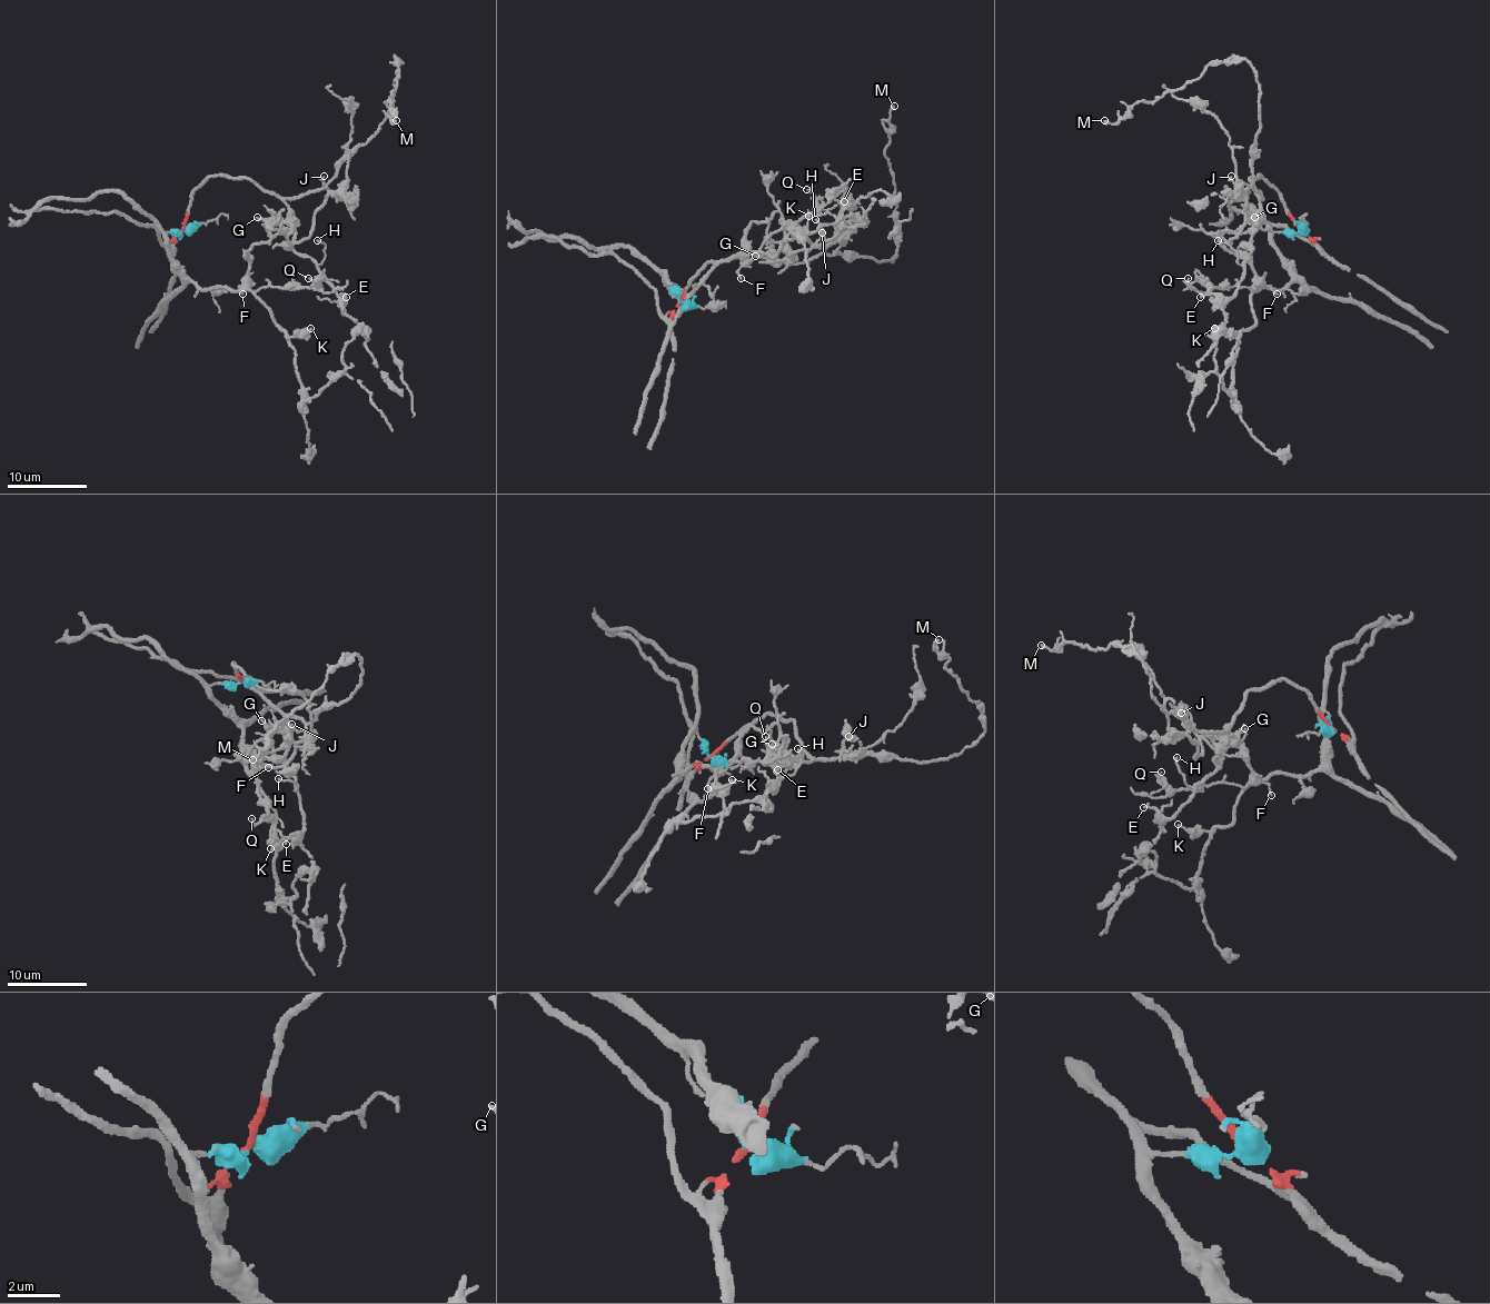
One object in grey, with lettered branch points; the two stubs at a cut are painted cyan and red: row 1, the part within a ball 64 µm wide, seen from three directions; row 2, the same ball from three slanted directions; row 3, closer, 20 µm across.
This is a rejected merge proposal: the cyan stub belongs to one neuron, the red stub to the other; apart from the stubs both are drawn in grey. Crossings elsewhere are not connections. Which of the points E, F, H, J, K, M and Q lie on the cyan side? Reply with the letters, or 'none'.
F, K, Q

